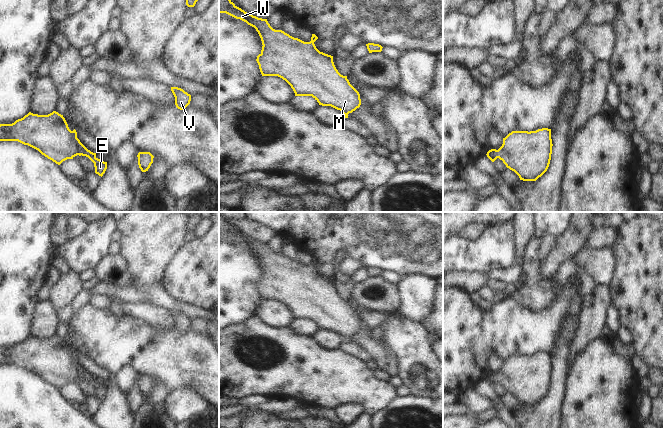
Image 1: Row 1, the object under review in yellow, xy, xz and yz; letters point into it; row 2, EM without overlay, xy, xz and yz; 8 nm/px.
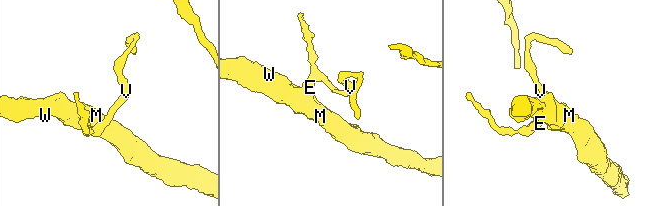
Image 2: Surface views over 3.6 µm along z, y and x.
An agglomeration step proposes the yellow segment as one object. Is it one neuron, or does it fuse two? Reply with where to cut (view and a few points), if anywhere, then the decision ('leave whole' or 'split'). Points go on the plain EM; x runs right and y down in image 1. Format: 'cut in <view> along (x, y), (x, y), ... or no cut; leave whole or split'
no cut; leave whole

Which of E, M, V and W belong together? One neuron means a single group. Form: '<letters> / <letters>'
E M V W

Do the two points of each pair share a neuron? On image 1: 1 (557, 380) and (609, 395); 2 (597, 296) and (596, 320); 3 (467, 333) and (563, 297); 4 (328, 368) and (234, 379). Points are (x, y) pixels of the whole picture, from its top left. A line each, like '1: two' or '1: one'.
1: two
2: one
3: one
4: one

